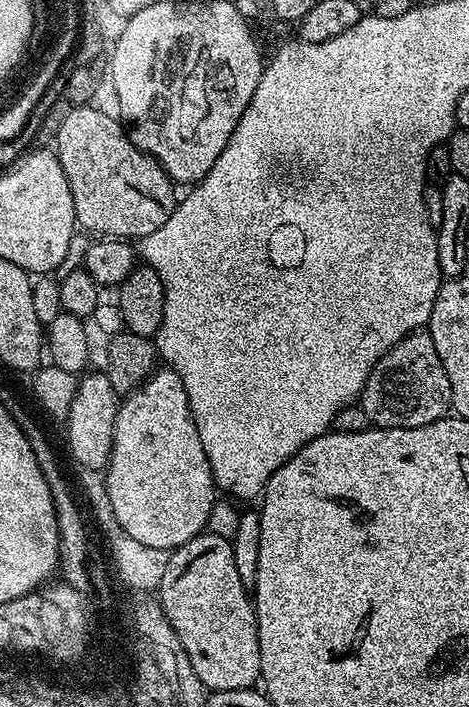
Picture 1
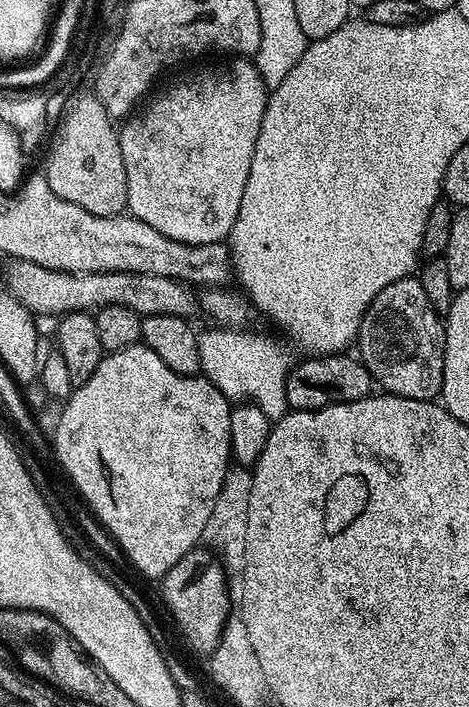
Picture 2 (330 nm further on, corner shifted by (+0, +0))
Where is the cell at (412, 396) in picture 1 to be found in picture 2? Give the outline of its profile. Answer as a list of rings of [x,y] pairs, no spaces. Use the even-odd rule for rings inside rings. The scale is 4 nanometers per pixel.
[[[415,275],[390,282],[382,294],[370,302],[360,323],[358,359],[370,370],[373,381],[385,393],[435,401],[444,377],[444,326],[441,313],[426,298]]]

